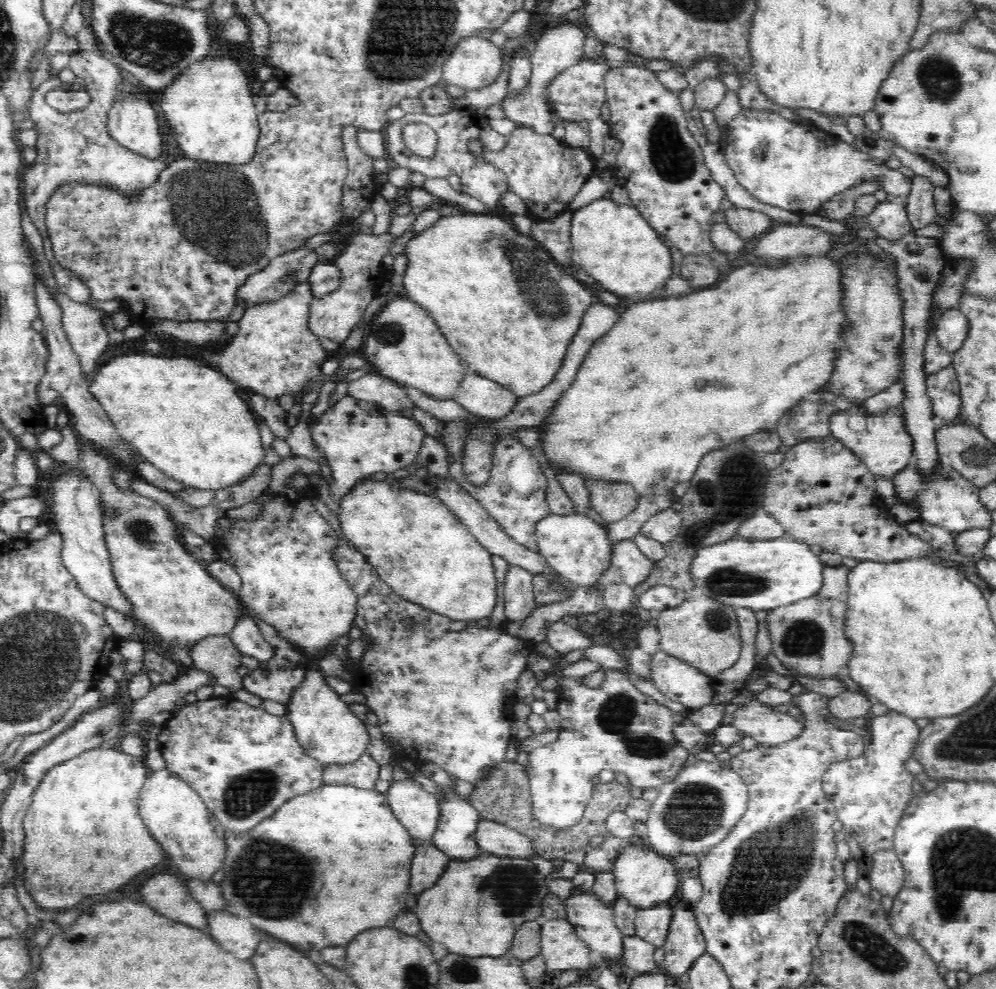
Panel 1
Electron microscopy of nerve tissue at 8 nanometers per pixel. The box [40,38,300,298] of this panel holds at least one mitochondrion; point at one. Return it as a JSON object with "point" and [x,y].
{"point":[221,200]}

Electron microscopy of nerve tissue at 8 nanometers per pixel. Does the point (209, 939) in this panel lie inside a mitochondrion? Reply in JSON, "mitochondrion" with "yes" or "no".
{"mitochondrion":"no"}

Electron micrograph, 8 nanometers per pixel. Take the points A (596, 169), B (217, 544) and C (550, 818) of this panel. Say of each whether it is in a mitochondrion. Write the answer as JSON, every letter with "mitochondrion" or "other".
{"A":"other","B":"other","C":"other"}

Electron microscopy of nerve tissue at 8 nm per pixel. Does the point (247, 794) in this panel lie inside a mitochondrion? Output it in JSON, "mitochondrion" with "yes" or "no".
{"mitochondrion":"yes"}

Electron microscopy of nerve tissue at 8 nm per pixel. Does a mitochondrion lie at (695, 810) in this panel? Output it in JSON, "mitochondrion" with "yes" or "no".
{"mitochondrion":"yes"}

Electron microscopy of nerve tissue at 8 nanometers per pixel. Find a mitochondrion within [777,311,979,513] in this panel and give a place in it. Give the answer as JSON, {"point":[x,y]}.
{"point":[945,480]}

